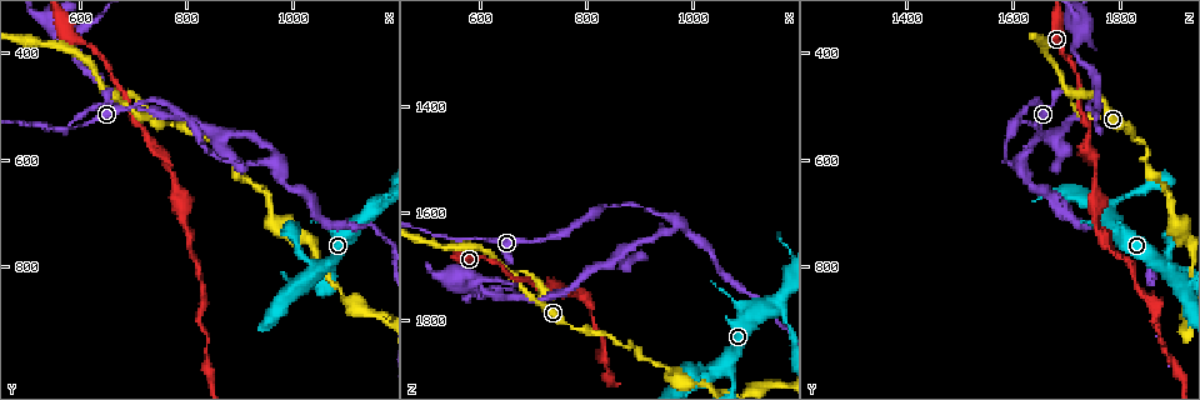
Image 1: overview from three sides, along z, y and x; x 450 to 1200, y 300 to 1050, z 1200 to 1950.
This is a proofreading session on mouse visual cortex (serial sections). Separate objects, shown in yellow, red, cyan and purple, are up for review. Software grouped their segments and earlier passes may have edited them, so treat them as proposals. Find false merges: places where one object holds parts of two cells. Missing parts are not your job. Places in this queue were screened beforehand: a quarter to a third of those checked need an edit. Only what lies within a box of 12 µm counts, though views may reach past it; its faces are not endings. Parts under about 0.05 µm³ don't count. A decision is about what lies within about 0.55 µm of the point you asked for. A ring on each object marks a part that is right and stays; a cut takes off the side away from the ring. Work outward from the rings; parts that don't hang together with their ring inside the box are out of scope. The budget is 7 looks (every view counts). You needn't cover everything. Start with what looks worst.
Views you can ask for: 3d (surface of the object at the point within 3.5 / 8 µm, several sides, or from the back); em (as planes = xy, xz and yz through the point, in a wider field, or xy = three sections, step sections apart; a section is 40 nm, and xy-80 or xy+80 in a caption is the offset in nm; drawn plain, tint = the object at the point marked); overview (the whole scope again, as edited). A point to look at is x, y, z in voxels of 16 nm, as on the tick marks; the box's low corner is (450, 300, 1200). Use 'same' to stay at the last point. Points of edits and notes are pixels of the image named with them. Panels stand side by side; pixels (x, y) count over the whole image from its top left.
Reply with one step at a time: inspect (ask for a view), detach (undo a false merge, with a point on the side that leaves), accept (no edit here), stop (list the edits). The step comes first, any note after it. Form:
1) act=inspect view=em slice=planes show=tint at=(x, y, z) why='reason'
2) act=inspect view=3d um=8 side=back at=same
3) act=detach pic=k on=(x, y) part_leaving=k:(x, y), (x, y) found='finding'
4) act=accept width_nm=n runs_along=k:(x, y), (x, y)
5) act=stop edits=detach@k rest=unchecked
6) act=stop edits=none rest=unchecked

act=inspect view=3d um=3.5 side=back at=(955, 605, 1610) why='calibre changes'

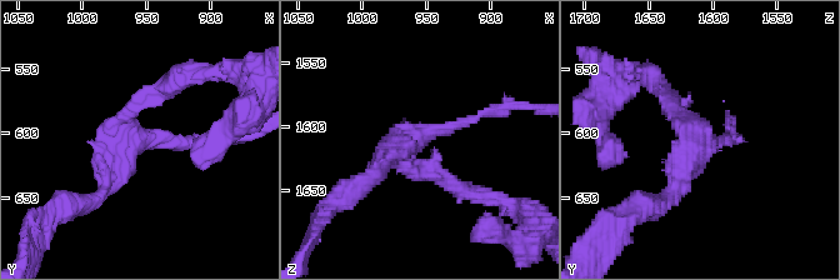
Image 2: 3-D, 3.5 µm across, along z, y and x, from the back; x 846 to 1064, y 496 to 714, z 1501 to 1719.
act=accept arm_widths_nm=150,200,250 runs_along=2:(726, 139), (701, 139), (663, 89) found='all the same cell'

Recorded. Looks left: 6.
act=inspect view=3d um=3.5 side=back at=(780, 650, 1755) why='a fork'

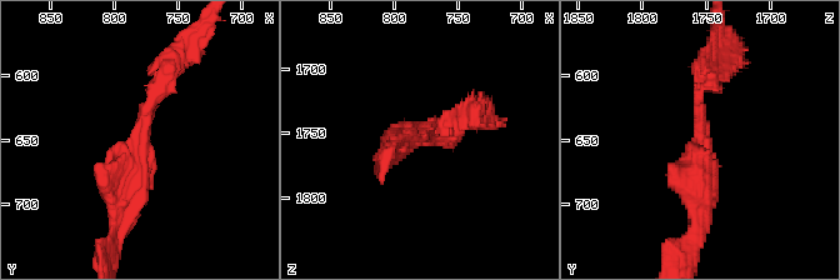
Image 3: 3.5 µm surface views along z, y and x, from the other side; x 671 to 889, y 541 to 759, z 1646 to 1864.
act=inspect view=em slice=xy step=3 show=tint at=(778, 648, 1754) why='need the tissue'

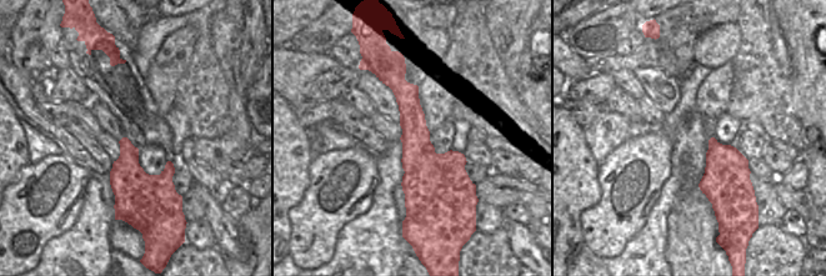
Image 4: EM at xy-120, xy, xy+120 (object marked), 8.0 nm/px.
act=accept width_nm=320 runs_along=4:(398, 74), (422, 165), (422, 202) found='all the same cell'

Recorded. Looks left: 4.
act=inspect view=3d um=3.5 at=(1160, 685, 1770) why='three-way junction'

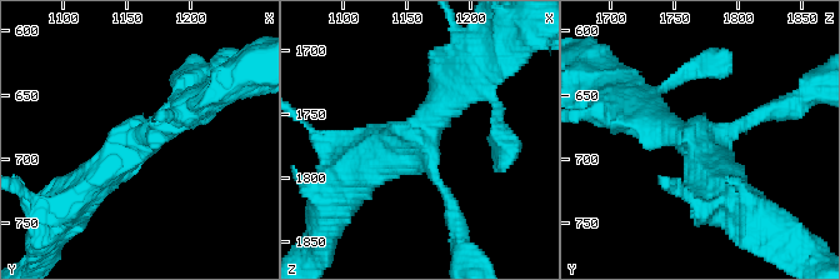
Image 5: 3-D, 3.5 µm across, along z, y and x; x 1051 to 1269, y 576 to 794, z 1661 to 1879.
act=inspect view=em slice=xy step=2 show=tint at=(1160, 690, 1770)

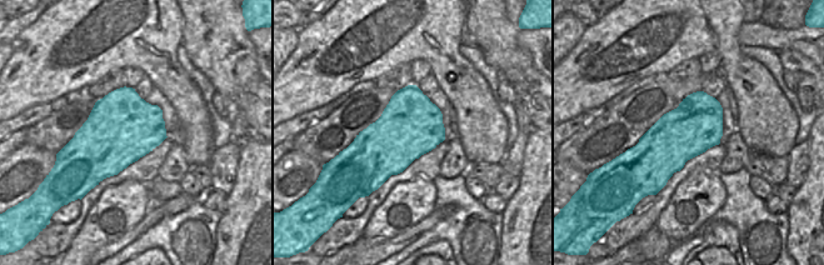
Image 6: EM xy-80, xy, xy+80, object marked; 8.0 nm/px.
act=accept width_nm=500 runs_along=5:(358, 170), (423, 135), (461, 78) found='all the same cell'

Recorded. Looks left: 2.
act=stop edits=none rest=unchecked

